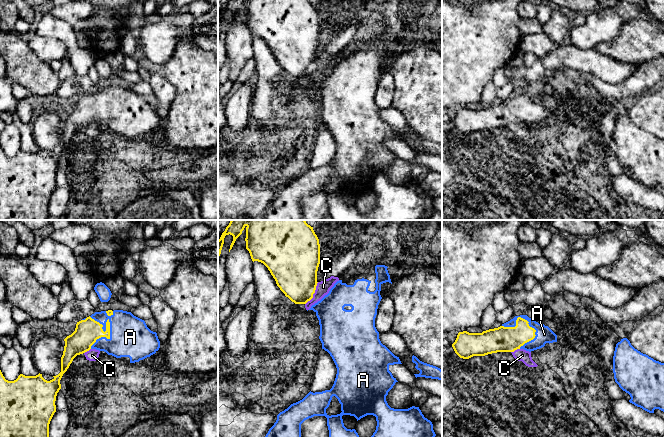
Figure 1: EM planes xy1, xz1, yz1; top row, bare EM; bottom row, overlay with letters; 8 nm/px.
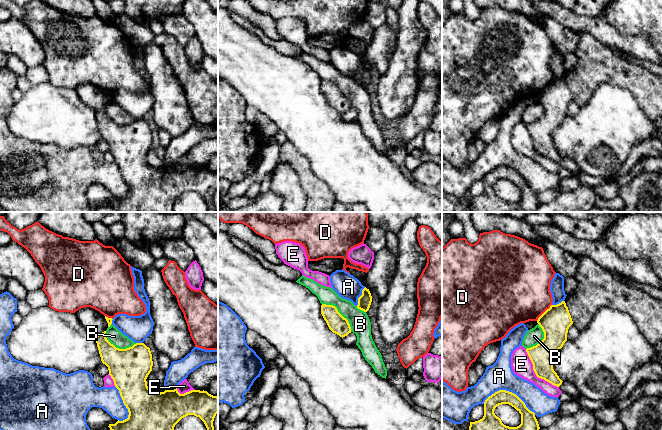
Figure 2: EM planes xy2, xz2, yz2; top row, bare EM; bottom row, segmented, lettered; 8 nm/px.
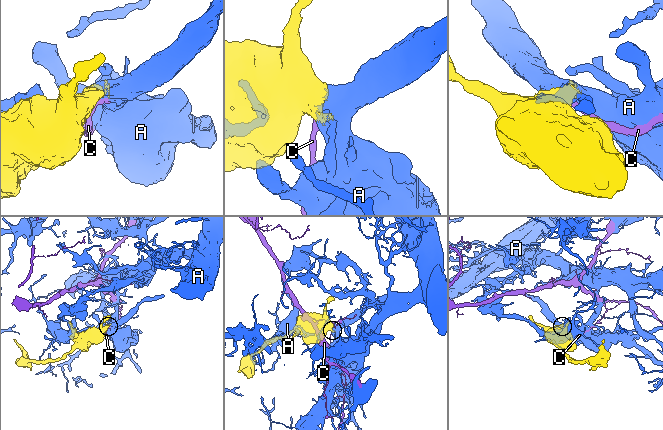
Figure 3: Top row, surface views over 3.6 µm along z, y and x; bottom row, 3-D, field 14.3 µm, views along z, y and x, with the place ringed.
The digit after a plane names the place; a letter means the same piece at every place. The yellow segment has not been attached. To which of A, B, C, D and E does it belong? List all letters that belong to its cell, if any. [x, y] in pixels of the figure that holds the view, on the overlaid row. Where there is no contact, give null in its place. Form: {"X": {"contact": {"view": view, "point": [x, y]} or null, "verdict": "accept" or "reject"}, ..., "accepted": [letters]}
{"A": {"contact": {"view": "xy1", "point": [108, 338]}, "verdict": "accept"}, "B": {"contact": {"view": "xz2", "point": [339, 313]}, "verdict": "reject"}, "C": {"contact": {"view": "xz1", "point": [314, 292]}, "verdict": "reject"}, "D": {"contact": {"view": "yz2", "point": [544, 312]}, "verdict": "reject"}, "E": {"contact": {"view": "yz2", "point": [535, 373]}, "verdict": "reject"}, "accepted": ["A"]}

